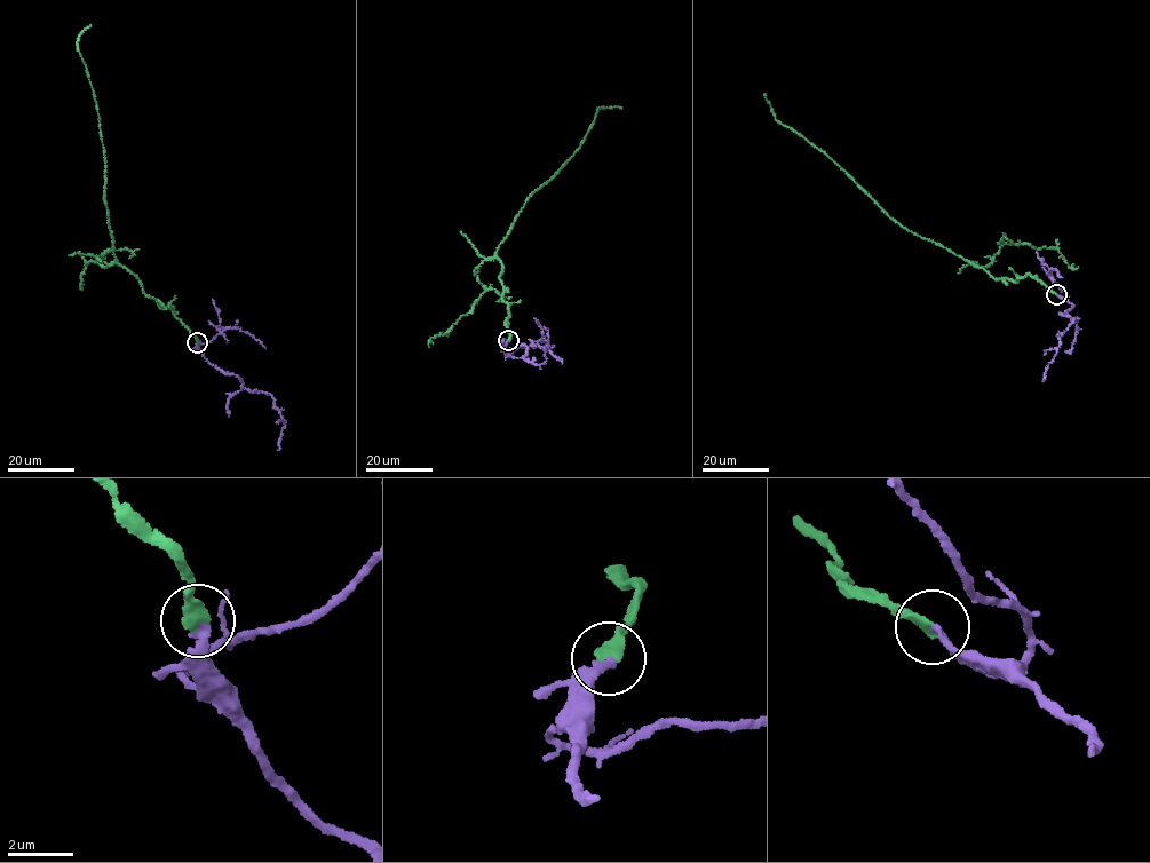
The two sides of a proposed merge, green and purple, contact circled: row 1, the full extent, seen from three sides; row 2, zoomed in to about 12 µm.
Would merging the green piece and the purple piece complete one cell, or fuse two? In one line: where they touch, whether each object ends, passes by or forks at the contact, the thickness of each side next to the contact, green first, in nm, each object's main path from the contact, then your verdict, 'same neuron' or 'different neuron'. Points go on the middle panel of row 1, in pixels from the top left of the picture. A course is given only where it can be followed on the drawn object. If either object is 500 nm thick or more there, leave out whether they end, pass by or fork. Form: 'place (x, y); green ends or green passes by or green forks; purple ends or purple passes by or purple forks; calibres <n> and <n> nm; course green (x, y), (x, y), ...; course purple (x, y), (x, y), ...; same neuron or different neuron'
place (508, 340); green ends; purple ends; calibres 320 and 240 nm; course green (508, 340), (498, 245), (528, 197), (572, 155), (599, 108), (621, 108); course purple (508, 340), (506, 355), (524, 345), (524, 359), (542, 364), (548, 343), (534, 318); same neuron

